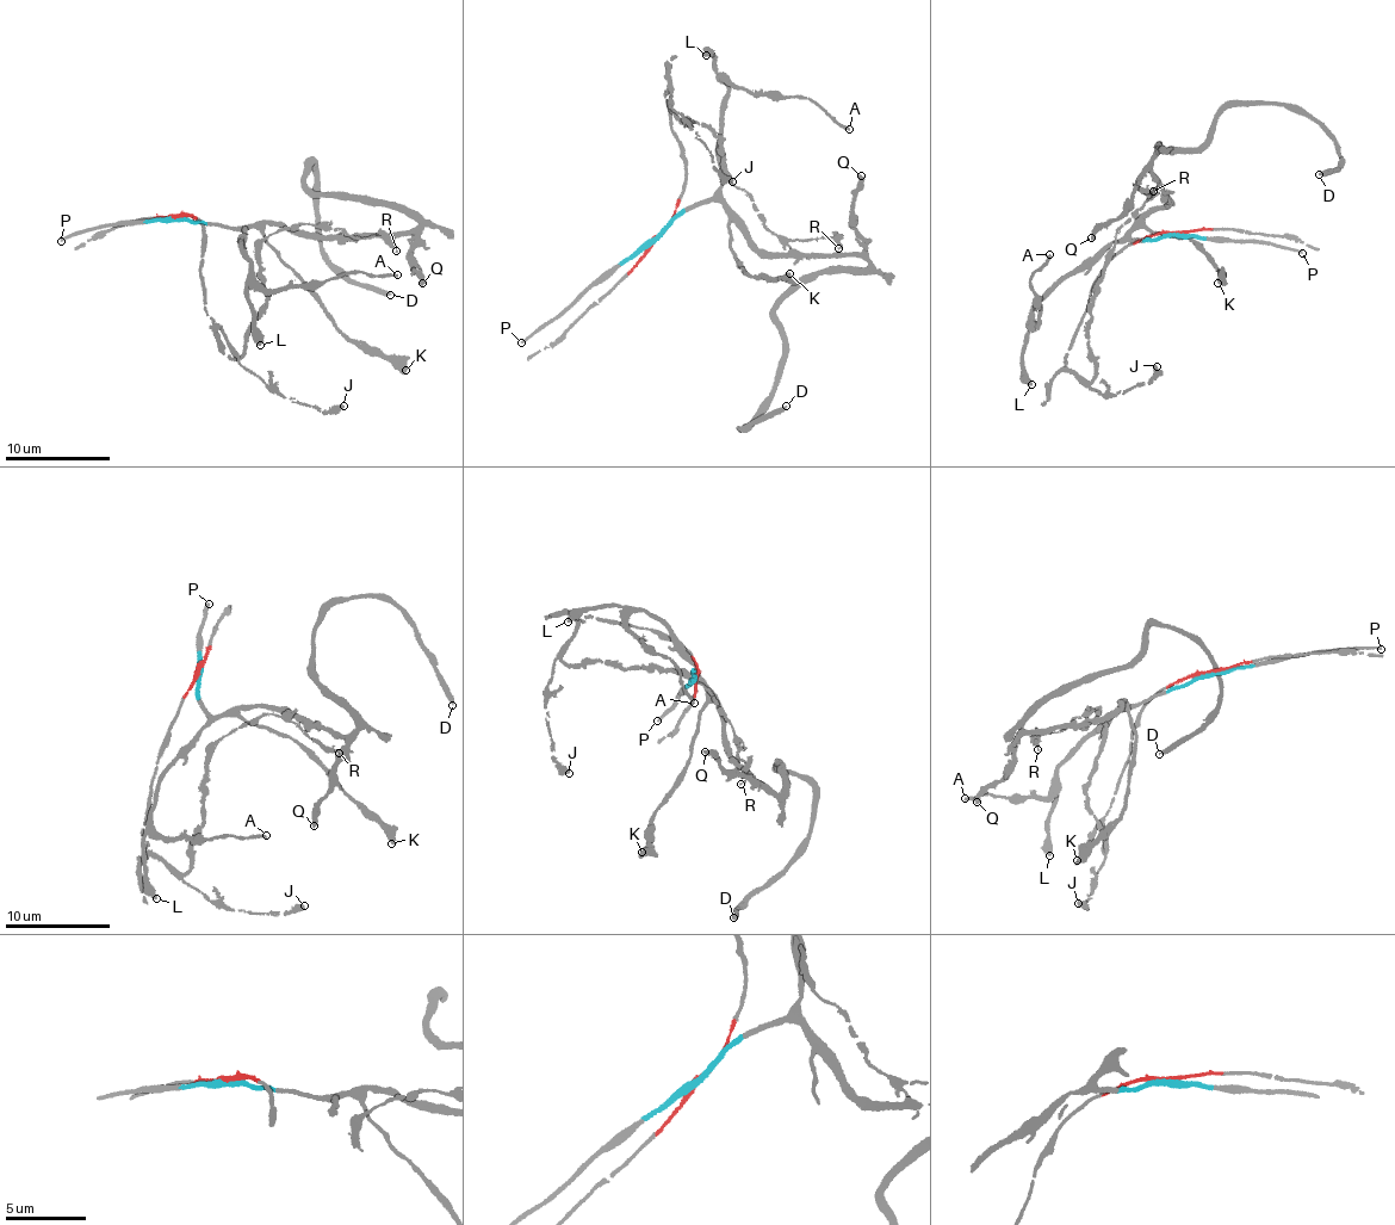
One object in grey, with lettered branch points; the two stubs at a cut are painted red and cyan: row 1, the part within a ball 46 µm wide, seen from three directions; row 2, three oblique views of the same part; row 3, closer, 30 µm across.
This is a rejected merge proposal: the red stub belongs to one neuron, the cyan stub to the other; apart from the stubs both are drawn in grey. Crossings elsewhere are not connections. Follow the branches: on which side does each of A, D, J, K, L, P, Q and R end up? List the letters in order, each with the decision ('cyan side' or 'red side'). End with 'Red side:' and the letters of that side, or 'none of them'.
A: cyan side
D: cyan side
J: red side
K: cyan side
L: cyan side
P: cyan side
Q: cyan side
R: red side
Red side: J, R

